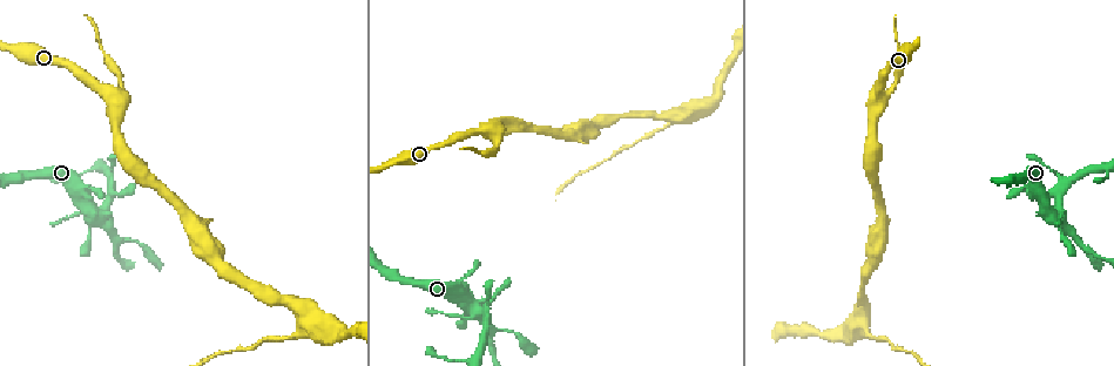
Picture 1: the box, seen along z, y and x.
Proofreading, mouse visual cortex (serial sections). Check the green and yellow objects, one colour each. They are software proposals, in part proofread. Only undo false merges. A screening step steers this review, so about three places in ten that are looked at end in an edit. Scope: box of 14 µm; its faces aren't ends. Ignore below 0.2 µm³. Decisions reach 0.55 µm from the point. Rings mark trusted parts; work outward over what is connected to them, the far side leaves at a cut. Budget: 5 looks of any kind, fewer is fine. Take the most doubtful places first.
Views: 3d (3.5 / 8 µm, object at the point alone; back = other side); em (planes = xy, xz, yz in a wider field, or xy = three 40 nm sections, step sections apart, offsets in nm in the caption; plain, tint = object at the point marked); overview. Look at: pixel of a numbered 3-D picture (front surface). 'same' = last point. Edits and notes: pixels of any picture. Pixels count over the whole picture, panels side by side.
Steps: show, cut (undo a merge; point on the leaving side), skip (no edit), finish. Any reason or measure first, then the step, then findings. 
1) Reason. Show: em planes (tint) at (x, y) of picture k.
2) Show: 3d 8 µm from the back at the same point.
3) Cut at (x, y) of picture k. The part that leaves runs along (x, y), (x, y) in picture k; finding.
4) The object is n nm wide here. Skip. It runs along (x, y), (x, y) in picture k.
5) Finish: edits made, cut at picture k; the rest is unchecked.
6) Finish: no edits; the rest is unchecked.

Thick turns thin. Show: 3d 3.5 µm at (1058, 212) of picture 1.

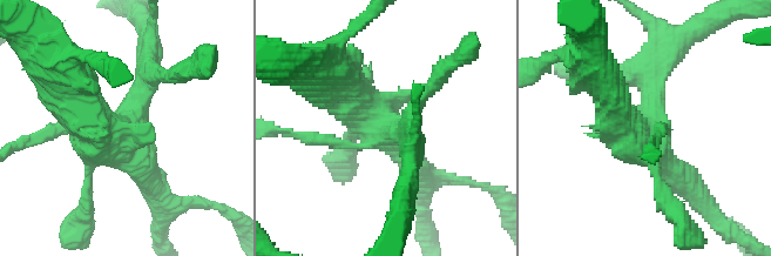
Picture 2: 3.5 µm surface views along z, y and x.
Shape alone is not enough. Show: em xy step 5 (tint) at (129, 122) of picture 2.

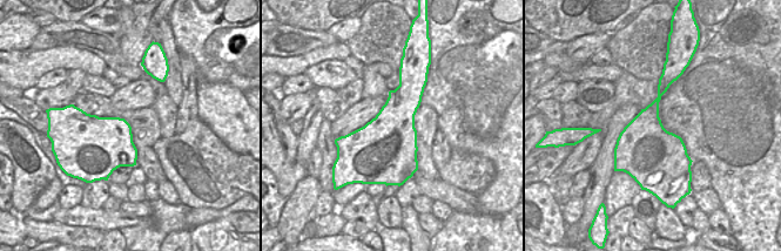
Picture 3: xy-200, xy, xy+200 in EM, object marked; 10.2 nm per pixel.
Another direction. Show: em xy step 3 (tint) at the same point.

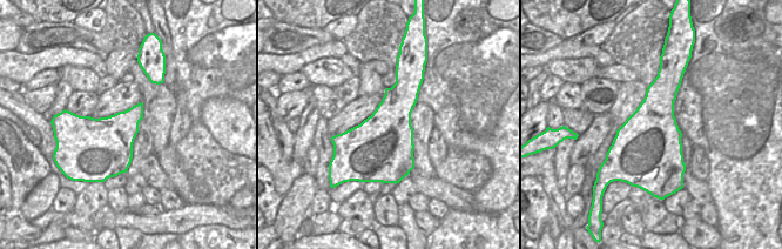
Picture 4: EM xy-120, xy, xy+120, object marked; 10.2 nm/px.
Skip. It runs along (323, 91), (342, 91), (413, 139) in picture 2; one cell here.

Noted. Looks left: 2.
A narrow waist. Show: 3d 8 µm at (877, 337) of picture 1.

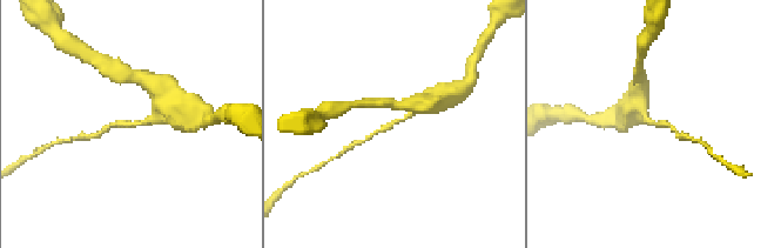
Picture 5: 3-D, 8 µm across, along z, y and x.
Zoom in. Show: 3d 3.5 µm at (400, 120) of picture 5.

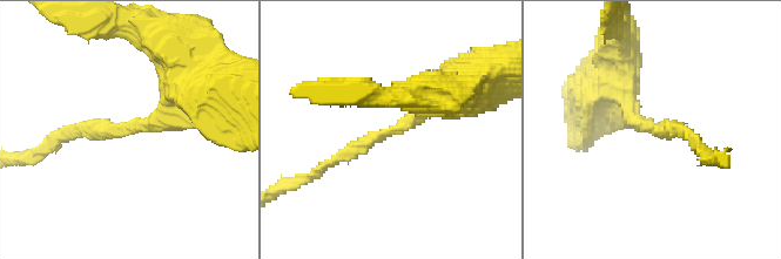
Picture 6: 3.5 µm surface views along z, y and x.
Skip. It runs along (453, 103), (424, 109), (323, 165) in picture 6; one cell here.

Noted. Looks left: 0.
Finish: no edits; the rest is unchecked.

